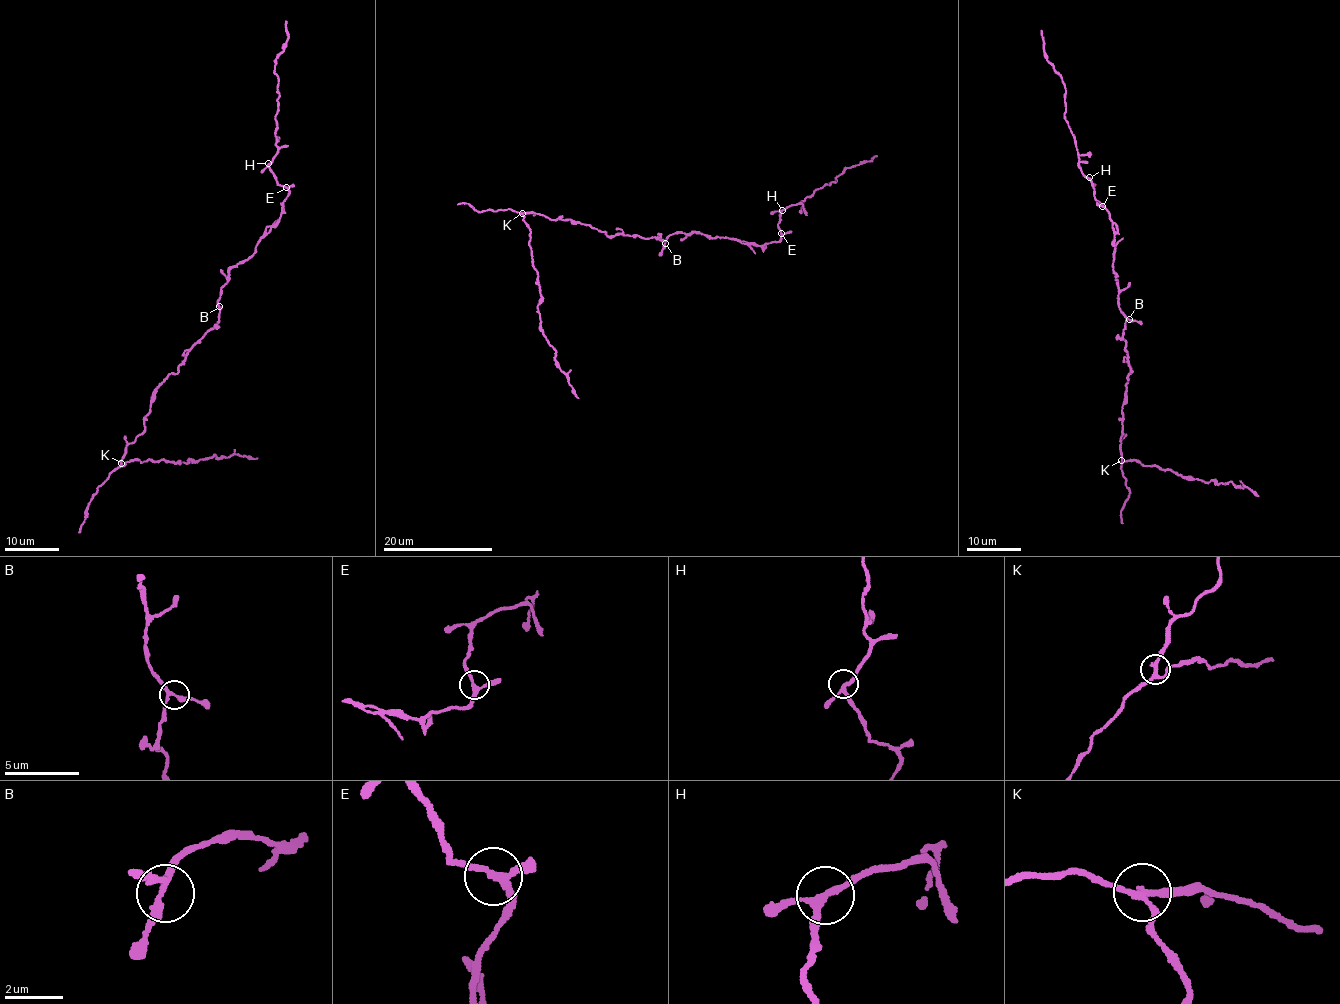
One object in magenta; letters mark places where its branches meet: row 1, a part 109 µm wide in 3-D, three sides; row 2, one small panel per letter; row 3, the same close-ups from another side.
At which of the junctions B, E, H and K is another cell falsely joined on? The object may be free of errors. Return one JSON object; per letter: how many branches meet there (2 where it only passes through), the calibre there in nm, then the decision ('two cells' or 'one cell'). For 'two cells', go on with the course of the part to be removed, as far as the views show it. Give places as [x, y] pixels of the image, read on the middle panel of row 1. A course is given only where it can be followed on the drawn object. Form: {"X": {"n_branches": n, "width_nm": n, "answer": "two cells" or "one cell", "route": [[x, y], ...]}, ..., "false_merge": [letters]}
{"B": {"n_branches": 3, "width_nm": 220, "answer": "one cell"}, "E": {"n_branches": 3, "width_nm": 200, "answer": "one cell"}, "H": {"n_branches": 3, "width_nm": 200, "answer": "one cell"}, "K": {"n_branches": 3, "width_nm": 200, "answer": "two cells", "route": [[521, 213], [529, 230], [531, 255], [542, 297], [537, 307], [540, 330], [555, 351], [557, 365], [579, 398]]}, "false_merge": ["K"]}

